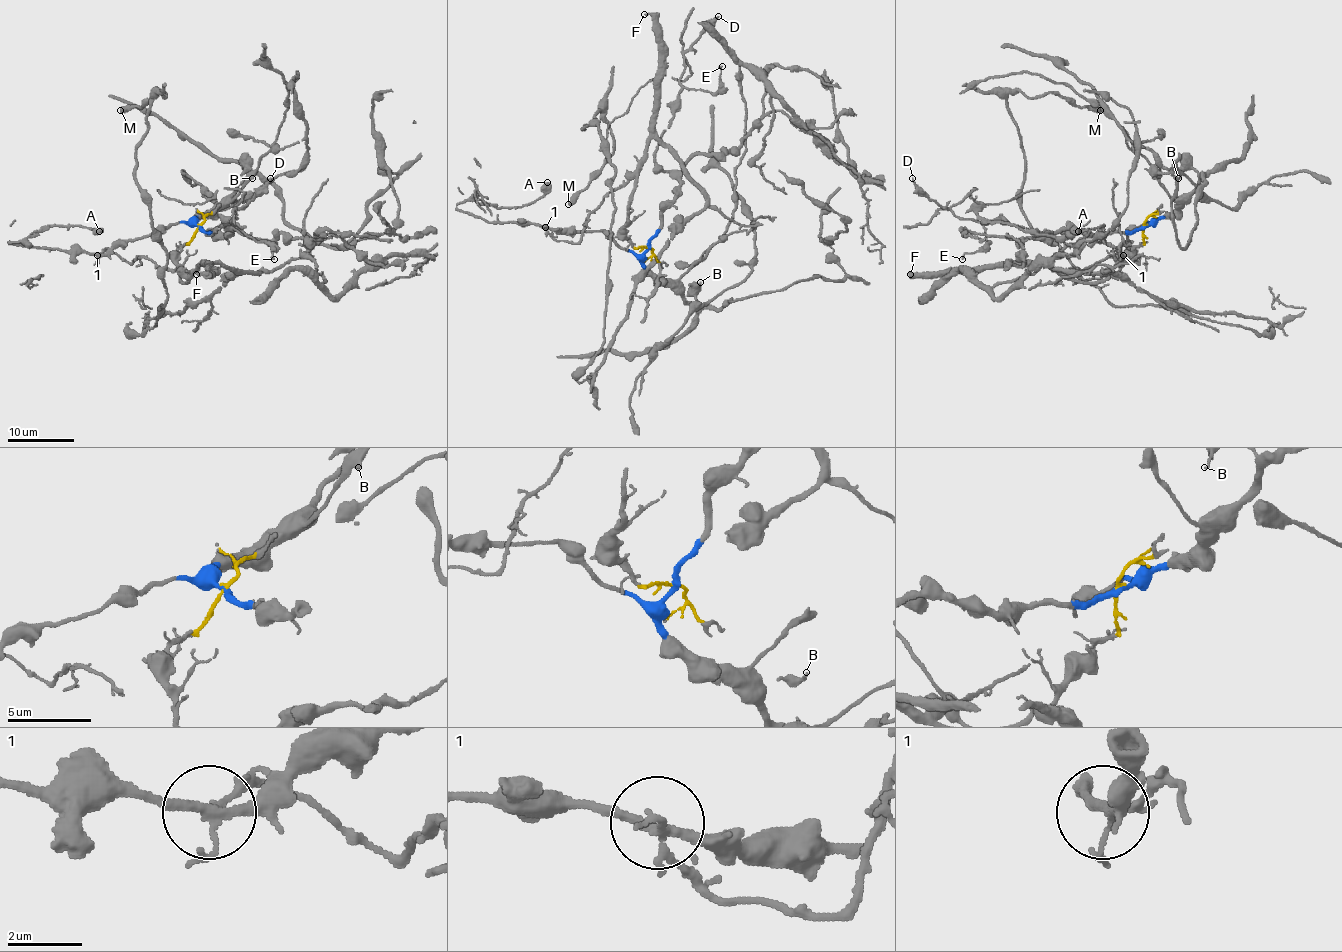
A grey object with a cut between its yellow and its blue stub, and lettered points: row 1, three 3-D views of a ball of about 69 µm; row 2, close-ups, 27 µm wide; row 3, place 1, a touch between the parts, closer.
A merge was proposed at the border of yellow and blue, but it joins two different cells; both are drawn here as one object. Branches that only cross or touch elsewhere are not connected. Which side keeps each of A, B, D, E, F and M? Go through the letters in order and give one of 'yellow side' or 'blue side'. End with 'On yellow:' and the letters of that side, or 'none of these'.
A: blue side
B: blue side
D: blue side
E: blue side
F: yellow side
M: yellow side
On yellow: F, M

